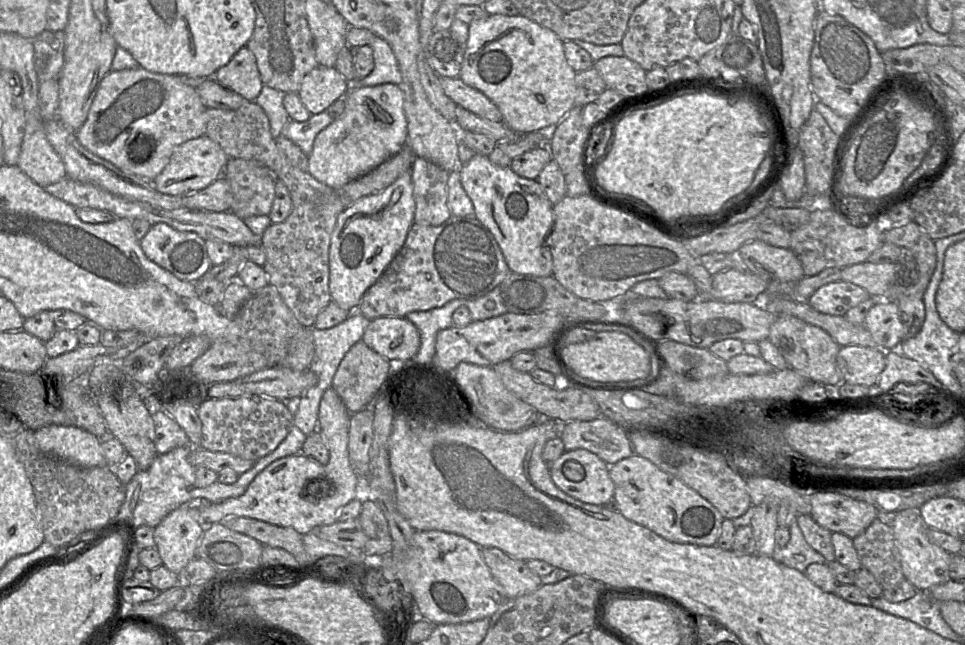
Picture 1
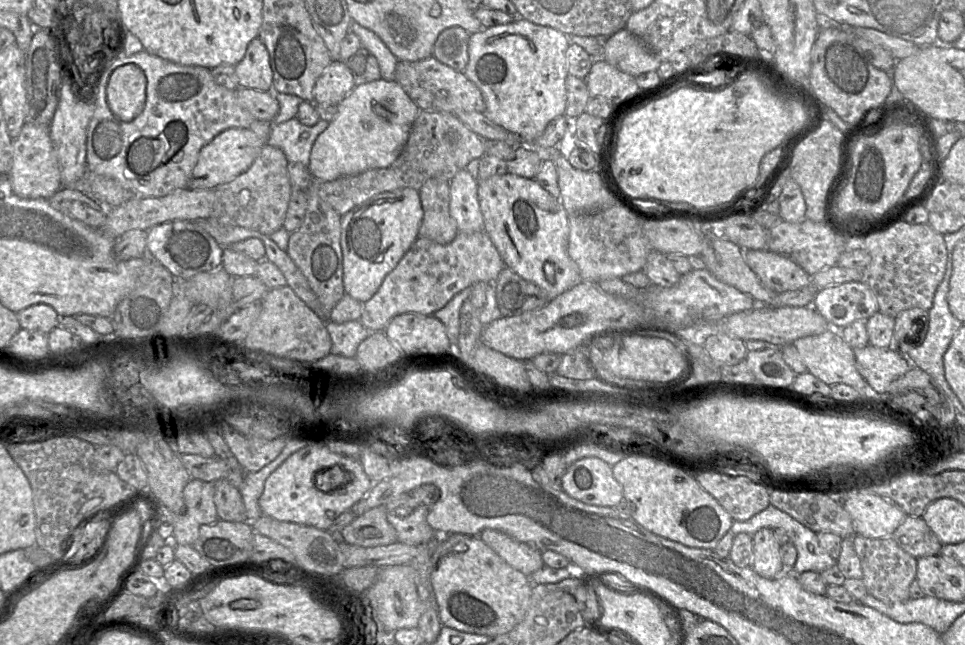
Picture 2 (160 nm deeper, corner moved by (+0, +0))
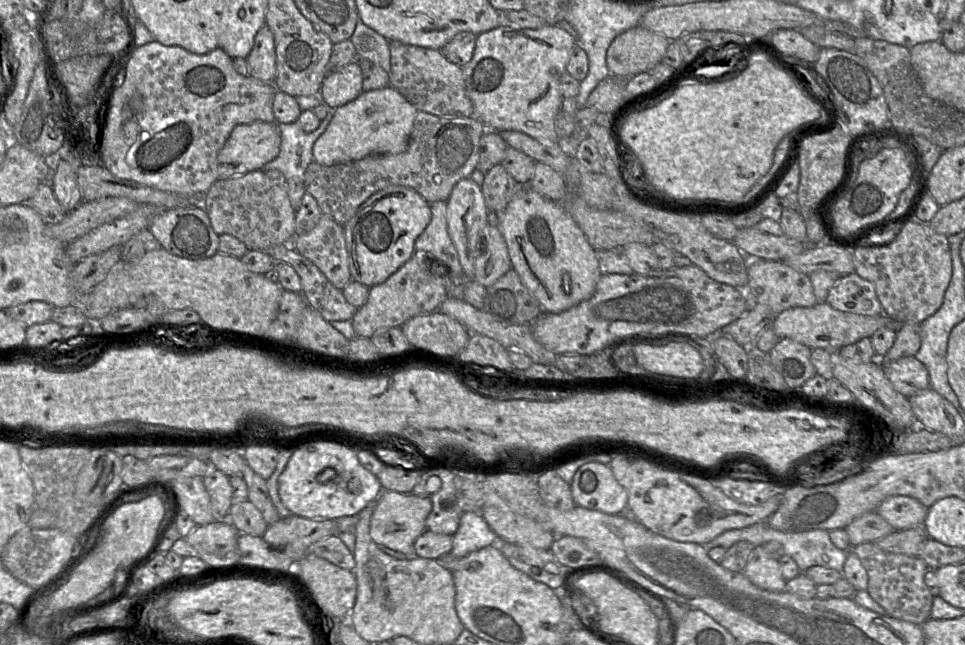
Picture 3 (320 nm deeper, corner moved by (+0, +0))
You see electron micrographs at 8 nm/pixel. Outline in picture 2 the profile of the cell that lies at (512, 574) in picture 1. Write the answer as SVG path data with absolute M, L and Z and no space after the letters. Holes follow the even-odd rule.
M490 528L481 531L479 537L511 567L526 576L531 576L544 566L542 552L535 546L517 541L501 531Z

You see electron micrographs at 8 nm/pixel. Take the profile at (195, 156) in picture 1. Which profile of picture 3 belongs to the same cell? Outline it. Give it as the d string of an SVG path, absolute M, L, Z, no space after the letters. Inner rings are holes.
M256 121L235 126L217 156L218 180L239 177L259 170L266 163L274 160L278 156L281 146L278 124L277 122Z

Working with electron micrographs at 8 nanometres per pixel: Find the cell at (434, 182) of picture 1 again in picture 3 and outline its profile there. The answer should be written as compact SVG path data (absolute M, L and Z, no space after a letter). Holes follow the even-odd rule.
M436 201L430 204L431 209L431 220L425 230L418 236L415 241L415 251L425 251L427 253L433 254L437 259L441 260L449 269L450 281L451 282L464 282L465 287L465 277L463 274L462 267L459 262L459 257L455 245L448 232L447 224L447 201Z

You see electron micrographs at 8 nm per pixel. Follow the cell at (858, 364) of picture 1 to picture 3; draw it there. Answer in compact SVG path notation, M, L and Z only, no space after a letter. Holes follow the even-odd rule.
M914 356L883 362L882 367L894 389L906 397L930 387L926 367Z

